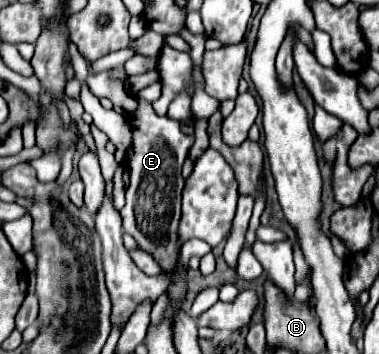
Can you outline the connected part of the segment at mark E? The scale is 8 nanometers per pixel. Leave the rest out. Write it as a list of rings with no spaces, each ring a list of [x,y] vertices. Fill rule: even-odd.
[[[139,100],[139,110],[131,120],[133,126],[133,146],[127,152],[125,166],[131,174],[131,184],[127,188],[127,204],[121,210],[123,230],[131,234],[137,244],[155,256],[163,270],[171,270],[179,256],[177,226],[181,218],[181,190],[183,176],[181,166],[193,144],[193,136],[185,136],[179,130],[179,122],[167,116],[157,116],[151,102]]]

